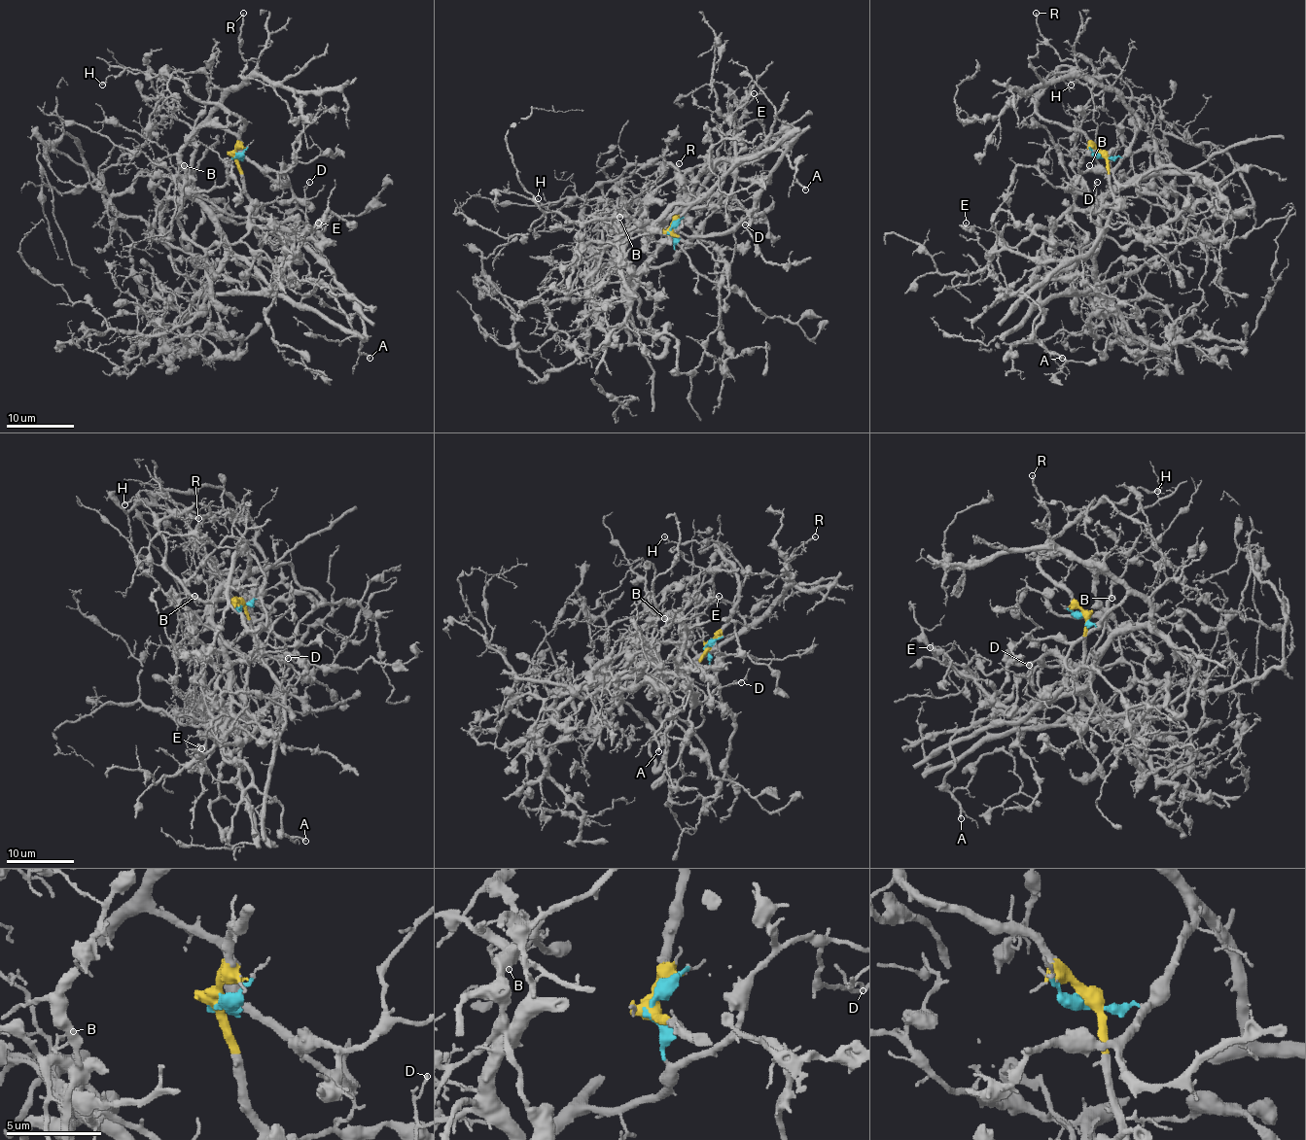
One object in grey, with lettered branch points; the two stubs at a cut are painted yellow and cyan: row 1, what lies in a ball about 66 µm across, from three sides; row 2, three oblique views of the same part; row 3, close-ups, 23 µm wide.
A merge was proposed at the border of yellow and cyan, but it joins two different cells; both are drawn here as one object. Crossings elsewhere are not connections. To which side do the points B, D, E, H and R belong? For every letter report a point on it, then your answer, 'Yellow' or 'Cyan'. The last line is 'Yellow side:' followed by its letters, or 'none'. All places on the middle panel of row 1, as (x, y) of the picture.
B: Place: (619, 217). Yellow
D: Place: (745, 224). Yellow
E: Place: (754, 93). Cyan
H: Place: (538, 198). Yellow
R: Place: (679, 163). Cyan
Yellow side: B, D, H

